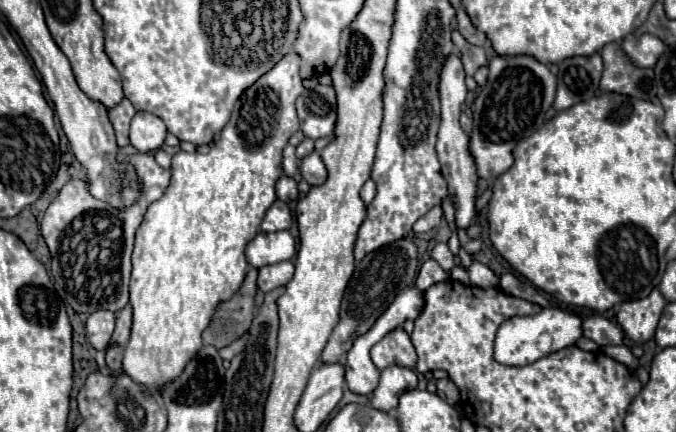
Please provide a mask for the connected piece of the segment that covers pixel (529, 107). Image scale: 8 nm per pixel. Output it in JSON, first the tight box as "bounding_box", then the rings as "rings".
{"bounding_box":[470,55,556,179],"rings":[[[496,55],[488,67],[488,83],[480,89],[474,101],[474,133],[470,137],[470,153],[476,161],[478,175],[484,179],[496,179],[514,163],[514,145],[530,133],[542,129],[544,115],[556,97],[556,77],[544,63],[530,55]]]}

